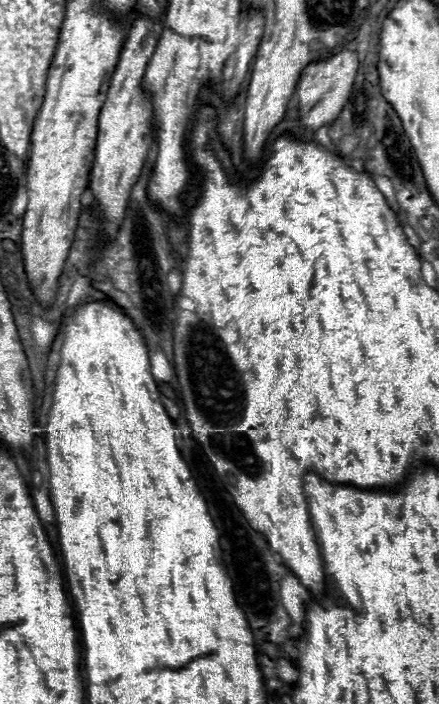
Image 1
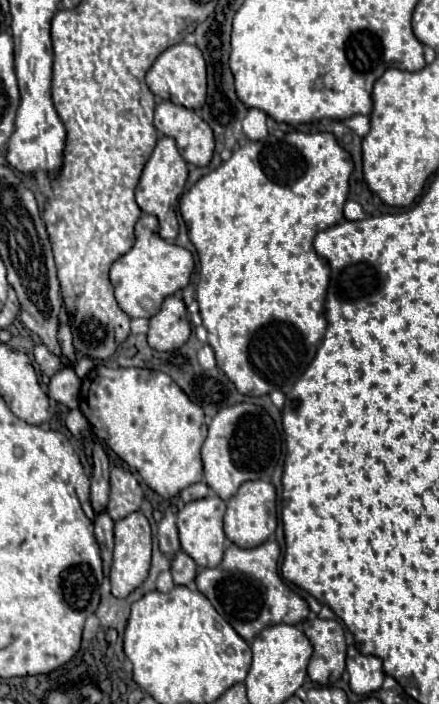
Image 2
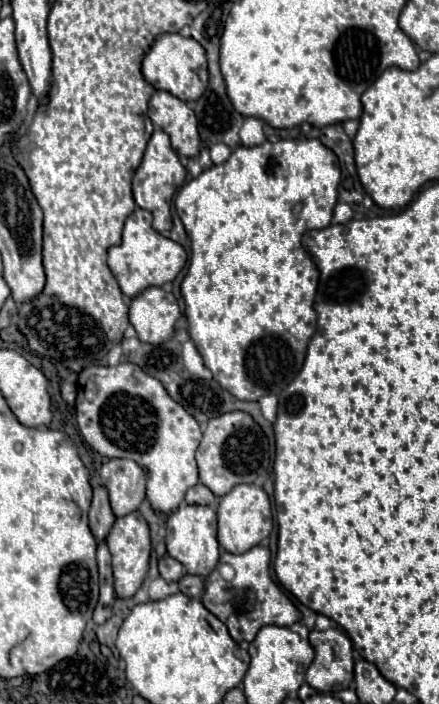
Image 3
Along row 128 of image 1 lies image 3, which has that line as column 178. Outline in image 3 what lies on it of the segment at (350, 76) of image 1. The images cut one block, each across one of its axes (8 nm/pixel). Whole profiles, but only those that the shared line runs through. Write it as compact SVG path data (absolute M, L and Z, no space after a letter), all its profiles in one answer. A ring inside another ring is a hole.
M150 286L130 300L128 316L142 342L162 344L174 336L180 308L170 292Z

